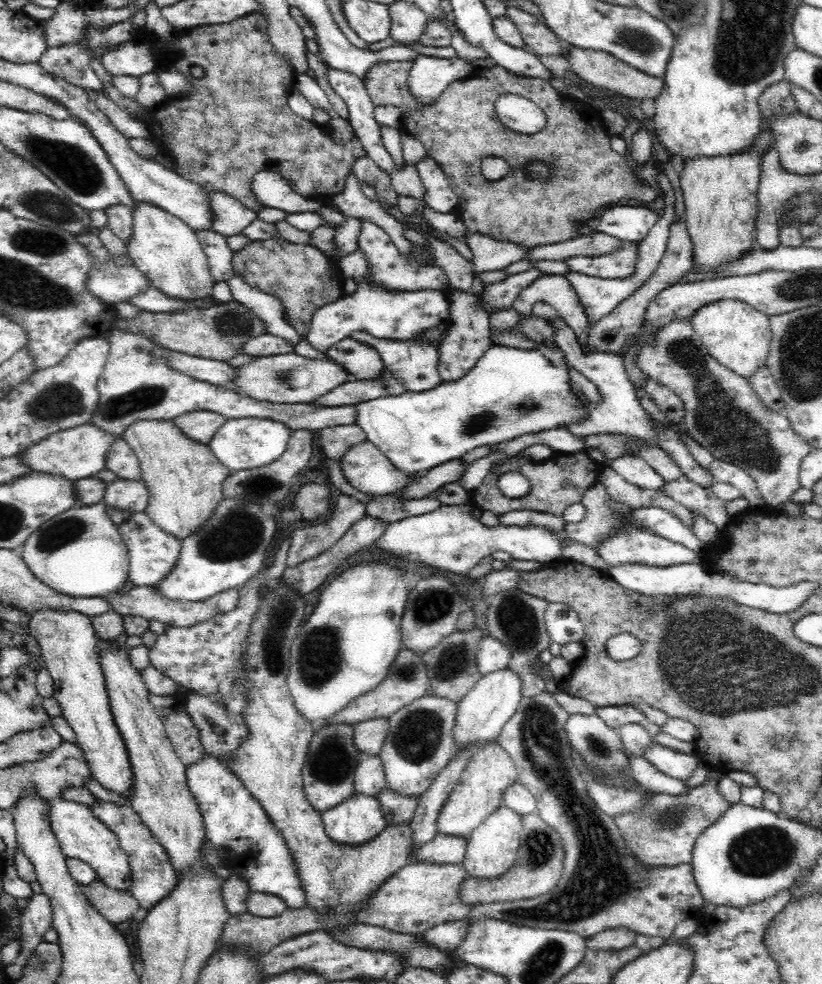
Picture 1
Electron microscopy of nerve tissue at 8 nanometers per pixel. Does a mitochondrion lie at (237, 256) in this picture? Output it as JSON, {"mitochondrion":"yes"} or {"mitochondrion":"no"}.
{"mitochondrion":"no"}

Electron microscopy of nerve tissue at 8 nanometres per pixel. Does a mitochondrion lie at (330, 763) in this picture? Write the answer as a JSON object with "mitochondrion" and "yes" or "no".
{"mitochondrion":"yes"}

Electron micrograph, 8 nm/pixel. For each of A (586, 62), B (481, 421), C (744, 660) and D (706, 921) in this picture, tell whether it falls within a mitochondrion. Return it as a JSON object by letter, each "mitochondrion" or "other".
{"A":"other","B":"mitochondrion","C":"mitochondrion","D":"other"}

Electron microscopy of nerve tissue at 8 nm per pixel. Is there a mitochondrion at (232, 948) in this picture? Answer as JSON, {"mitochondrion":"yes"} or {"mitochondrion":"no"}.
{"mitochondrion":"no"}

